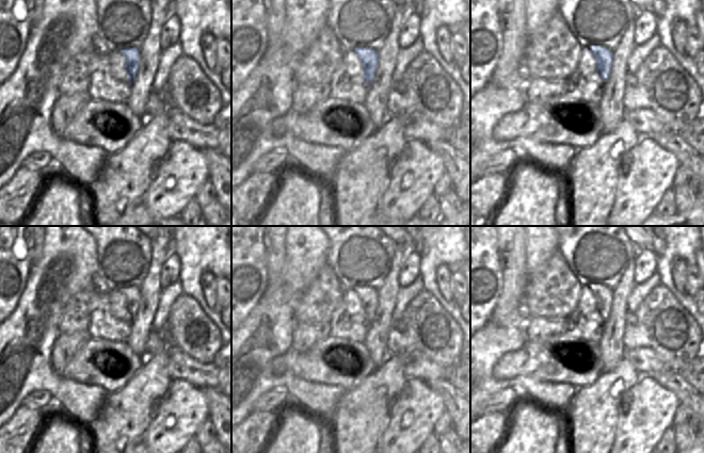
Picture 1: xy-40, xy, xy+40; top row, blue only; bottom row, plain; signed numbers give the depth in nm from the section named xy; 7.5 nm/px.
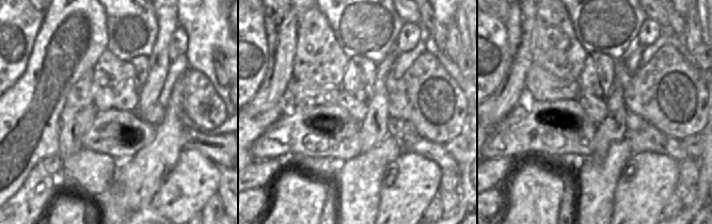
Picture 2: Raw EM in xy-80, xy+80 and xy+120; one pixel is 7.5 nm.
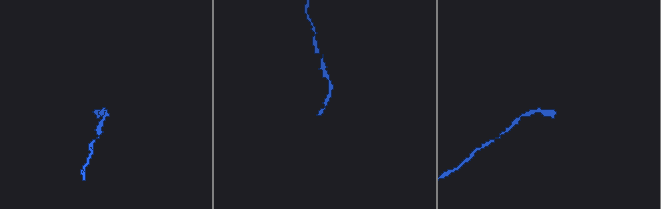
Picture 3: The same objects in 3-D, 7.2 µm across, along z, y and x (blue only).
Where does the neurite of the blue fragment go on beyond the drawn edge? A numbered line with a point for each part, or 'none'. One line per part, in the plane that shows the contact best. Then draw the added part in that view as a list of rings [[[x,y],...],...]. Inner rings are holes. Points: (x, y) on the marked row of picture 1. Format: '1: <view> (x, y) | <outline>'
1: xy+40 (587, 66) | [[[581,48],[581,58],[577,66],[577,71],[589,82],[597,85],[605,83],[596,70],[596,60],[588,48]]]

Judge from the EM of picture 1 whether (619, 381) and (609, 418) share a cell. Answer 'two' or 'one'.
one

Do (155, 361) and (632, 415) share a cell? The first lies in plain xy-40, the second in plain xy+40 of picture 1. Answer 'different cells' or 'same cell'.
different cells

